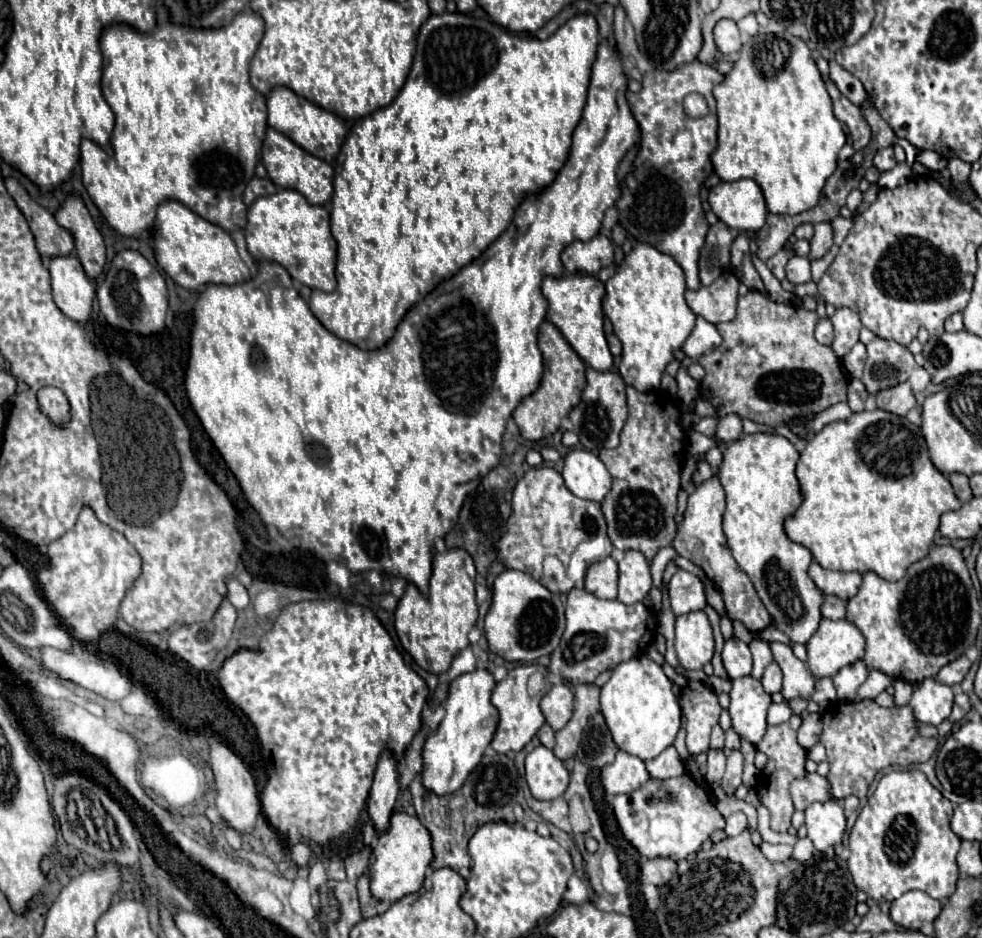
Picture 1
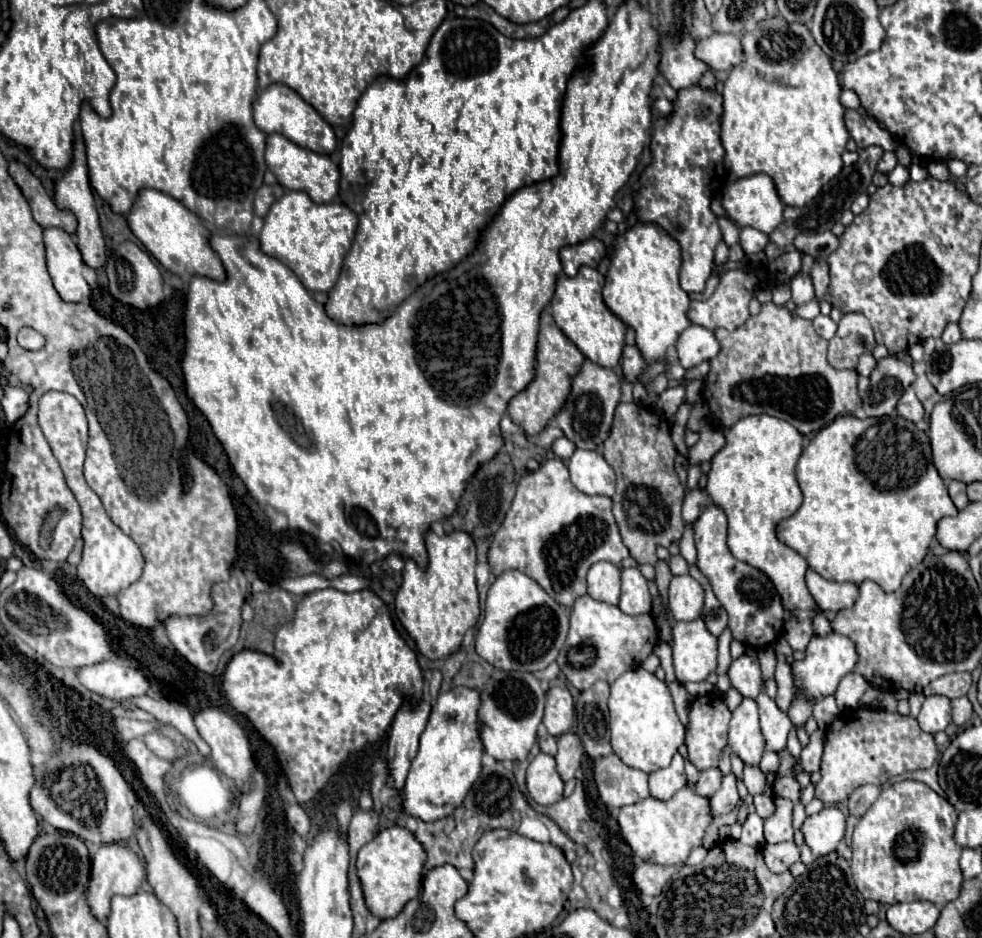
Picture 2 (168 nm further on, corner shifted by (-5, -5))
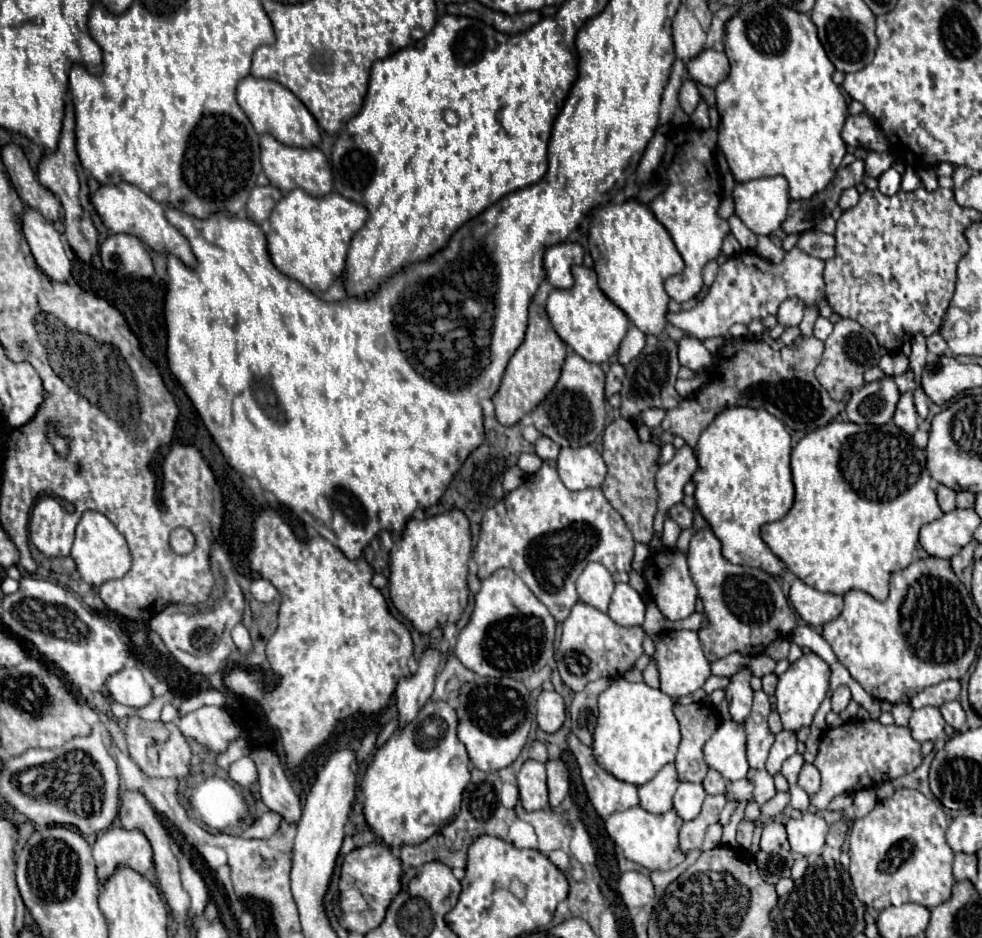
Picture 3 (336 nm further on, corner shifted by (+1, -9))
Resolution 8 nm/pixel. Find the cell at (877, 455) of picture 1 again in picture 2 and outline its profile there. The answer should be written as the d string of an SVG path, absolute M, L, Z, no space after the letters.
M898 414L866 420L838 416L804 448L796 466L796 480L802 488L804 502L794 516L778 524L776 534L786 546L804 556L814 572L834 582L860 584L874 580L886 592L898 590L904 574L924 560L938 520L958 514L932 462L928 434Z

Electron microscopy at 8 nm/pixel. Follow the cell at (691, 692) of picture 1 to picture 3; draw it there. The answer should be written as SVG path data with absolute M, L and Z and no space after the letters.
M702 702L694 704L674 704L674 716L680 724L682 742L676 756L676 770L680 782L702 782L708 764L702 756L704 742L716 732L720 720L716 718L714 710Z

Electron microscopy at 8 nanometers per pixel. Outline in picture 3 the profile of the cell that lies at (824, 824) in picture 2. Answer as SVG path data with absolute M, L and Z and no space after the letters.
M802 812L800 818L790 818L784 826L788 832L788 842L792 846L792 852L800 856L822 852L828 834L828 824L824 822L822 816Z

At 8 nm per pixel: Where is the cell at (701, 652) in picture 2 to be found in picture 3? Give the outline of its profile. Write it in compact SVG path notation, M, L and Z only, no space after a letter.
M694 630L664 632L664 636L656 642L656 650L654 650L652 658L656 660L658 674L660 674L660 690L674 700L688 696L688 694L696 692L698 688L702 688L704 682L708 680L708 676L712 674L710 664L702 654L698 634Z

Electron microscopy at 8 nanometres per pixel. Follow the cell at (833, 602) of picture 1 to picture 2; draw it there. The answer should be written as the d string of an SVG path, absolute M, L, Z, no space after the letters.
M818 612L816 618L814 618L814 632L816 632L818 636L824 636L824 634L828 634L830 630L832 630L832 626L830 626L828 616L826 616L824 612Z

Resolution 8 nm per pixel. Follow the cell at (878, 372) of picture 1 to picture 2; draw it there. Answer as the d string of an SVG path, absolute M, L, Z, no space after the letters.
M886 356L878 360L870 374L870 388L862 396L862 404L868 416L886 416L894 412L896 402L904 390L916 380L912 364L906 360Z

